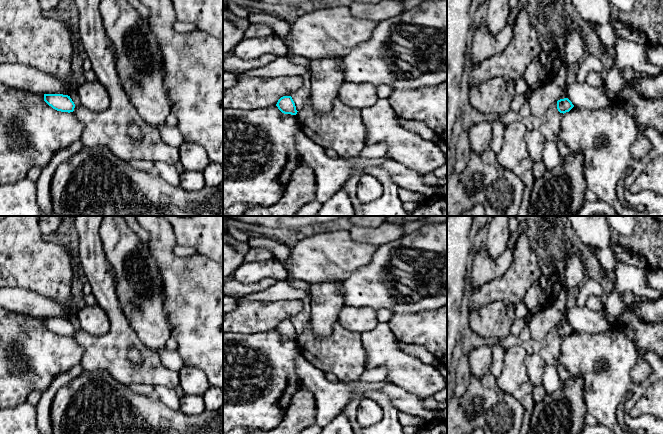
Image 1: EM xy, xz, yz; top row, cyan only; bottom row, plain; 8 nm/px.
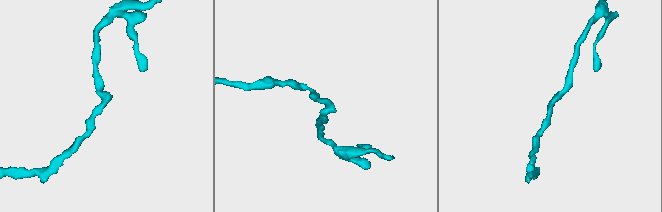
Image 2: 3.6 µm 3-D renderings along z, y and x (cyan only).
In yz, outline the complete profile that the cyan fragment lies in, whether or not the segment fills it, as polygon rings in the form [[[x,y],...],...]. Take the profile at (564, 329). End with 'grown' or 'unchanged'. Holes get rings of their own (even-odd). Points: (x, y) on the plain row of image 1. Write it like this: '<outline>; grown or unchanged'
[[[568,322],[560,323],[557,325],[557,333],[560,337],[566,337],[569,336],[574,329]]]; unchanged

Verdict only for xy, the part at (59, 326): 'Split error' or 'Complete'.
Complete

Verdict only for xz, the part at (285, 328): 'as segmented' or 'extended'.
as segmented

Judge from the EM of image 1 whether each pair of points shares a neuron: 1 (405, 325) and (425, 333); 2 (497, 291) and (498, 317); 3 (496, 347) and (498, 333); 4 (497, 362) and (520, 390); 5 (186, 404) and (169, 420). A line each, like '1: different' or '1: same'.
1: same
2: different
3: different
4: different
5: different

